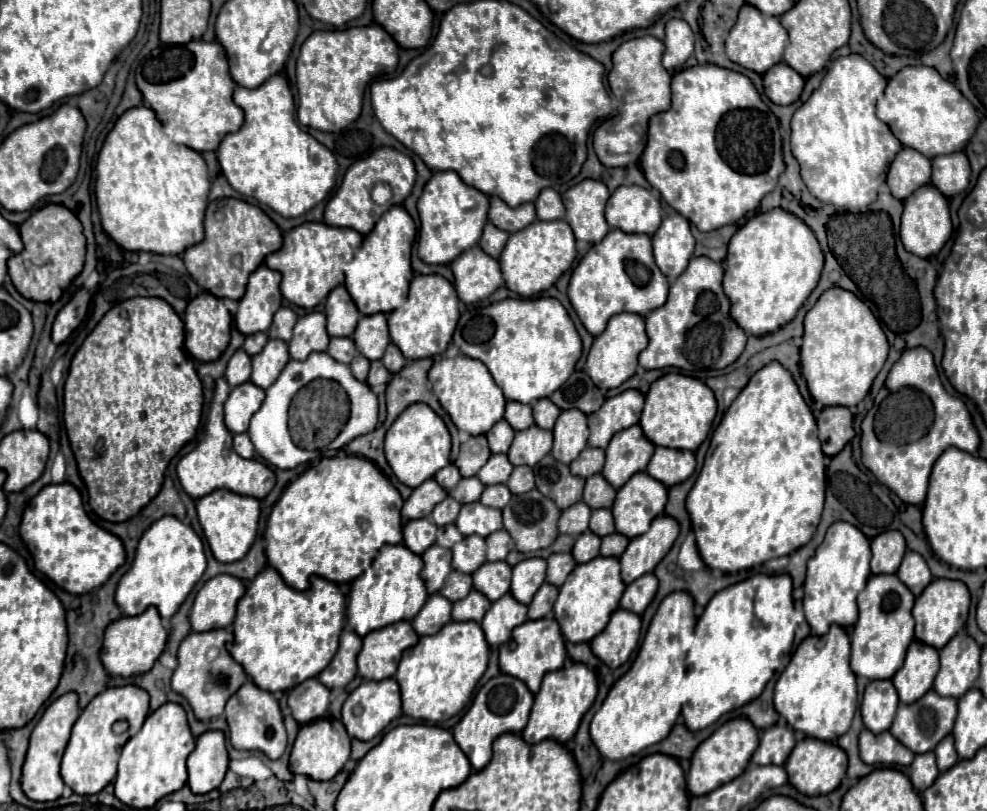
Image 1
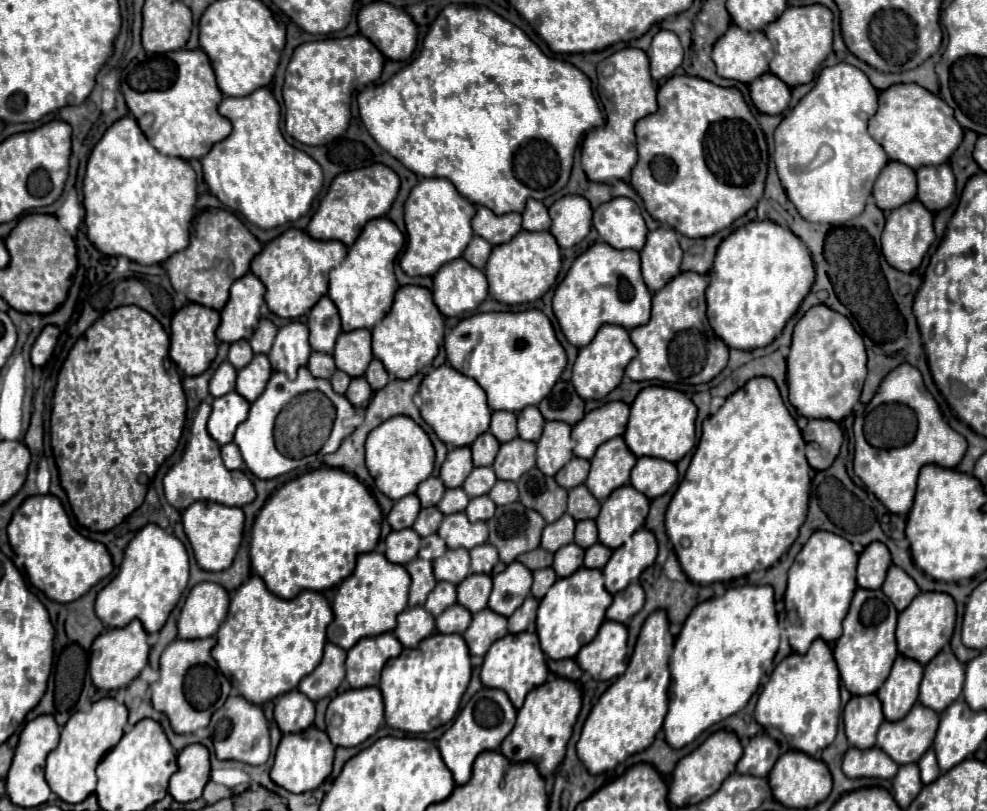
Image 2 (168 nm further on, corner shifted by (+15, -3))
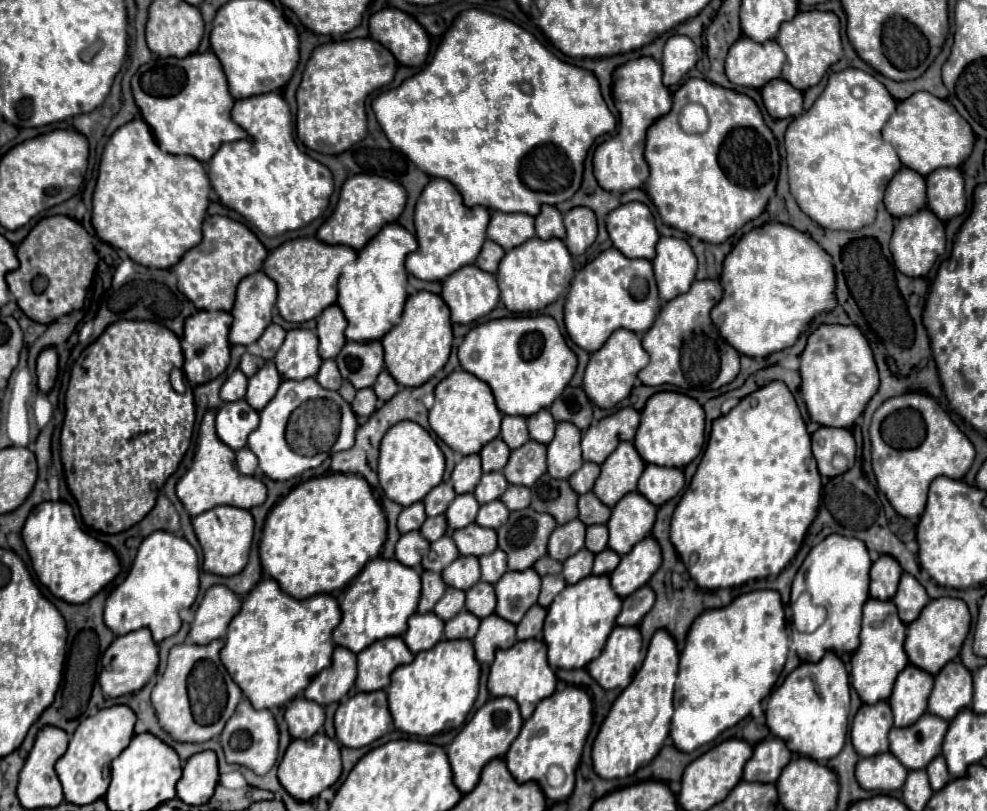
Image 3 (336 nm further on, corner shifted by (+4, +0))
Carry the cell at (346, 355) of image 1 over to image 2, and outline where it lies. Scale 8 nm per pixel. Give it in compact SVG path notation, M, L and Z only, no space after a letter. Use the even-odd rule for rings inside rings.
M314 352L314 354L310 356L308 370L310 370L310 374L312 374L314 378L324 378L324 380L328 380L328 378L336 372L336 366L334 366L330 354Z

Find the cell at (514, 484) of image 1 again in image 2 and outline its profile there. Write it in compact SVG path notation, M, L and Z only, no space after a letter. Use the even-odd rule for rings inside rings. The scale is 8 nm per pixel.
M498 480L496 486L490 490L488 494L492 498L492 502L496 506L504 506L504 504L512 504L518 500L518 488L514 482L506 482L506 480Z

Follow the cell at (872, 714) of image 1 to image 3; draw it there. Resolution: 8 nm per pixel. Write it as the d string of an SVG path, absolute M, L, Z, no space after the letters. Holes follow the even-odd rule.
M887 701L873 705L861 705L851 725L851 741L855 751L863 755L877 755L889 749L889 729L893 727L893 715Z

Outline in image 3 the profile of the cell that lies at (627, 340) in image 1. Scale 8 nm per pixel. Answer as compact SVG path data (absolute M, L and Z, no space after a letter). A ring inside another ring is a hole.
M617 329L611 333L611 337L605 341L605 345L591 353L591 359L587 363L585 369L585 377L583 377L583 389L587 391L587 397L603 407L603 409L611 409L615 407L621 399L625 399L637 379L637 373L649 363L649 355L647 351L641 347L641 339L637 333L629 331L629 329Z

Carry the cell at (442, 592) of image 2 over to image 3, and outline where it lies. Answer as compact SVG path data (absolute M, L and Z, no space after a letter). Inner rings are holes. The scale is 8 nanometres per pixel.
M447 587L447 589L445 589L445 595L437 601L437 605L435 605L433 611L435 611L443 621L447 621L447 619L455 617L463 607L465 607L465 591L455 589L455 587Z

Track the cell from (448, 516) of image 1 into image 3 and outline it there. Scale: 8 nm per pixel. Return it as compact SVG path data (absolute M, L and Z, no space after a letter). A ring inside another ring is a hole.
M437 515L437 517L427 517L427 521L421 527L421 535L427 541L435 541L439 537L443 537L447 533L447 519L445 515Z

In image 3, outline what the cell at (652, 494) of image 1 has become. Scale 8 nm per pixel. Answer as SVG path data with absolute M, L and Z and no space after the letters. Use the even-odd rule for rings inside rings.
M637 491L633 493L627 493L615 507L613 507L613 513L611 513L611 519L607 523L607 529L609 529L609 547L613 551L619 551L619 555L625 555L627 551L631 551L631 547L639 541L639 539L645 539L651 529L653 529L653 523L655 523L655 513L657 513L657 507L647 501L643 495L639 495Z

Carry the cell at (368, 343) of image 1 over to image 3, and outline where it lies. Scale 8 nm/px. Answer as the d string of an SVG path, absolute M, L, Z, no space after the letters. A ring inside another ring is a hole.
M347 341L335 361L343 379L351 381L355 389L371 387L383 369L383 347L379 341Z

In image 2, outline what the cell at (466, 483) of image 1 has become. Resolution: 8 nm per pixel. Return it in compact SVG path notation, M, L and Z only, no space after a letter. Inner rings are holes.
M452 488L444 492L444 498L438 502L438 510L448 516L448 514L456 514L456 512L464 512L468 506L468 496L464 494L462 488Z

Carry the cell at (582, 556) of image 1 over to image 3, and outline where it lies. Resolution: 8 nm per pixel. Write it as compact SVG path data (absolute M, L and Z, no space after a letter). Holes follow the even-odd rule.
M581 549L579 553L571 555L567 561L563 561L563 577L567 583L577 583L579 579L591 575L593 569L593 553L589 549Z

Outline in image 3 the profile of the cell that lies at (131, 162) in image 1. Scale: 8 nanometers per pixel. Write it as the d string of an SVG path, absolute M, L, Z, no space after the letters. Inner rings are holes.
M133 119L119 127L103 149L99 177L93 191L93 227L101 241L123 249L135 263L169 269L183 257L185 251L199 243L201 223L209 205L209 193L209 177L195 157L161 151L147 123L143 119Z

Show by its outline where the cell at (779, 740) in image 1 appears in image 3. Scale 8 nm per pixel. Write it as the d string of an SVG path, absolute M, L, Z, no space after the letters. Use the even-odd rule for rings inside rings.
M769 737L755 745L753 757L747 761L743 779L745 781L761 781L761 783L775 783L781 775L783 767L791 761L791 751L787 745L777 739Z

